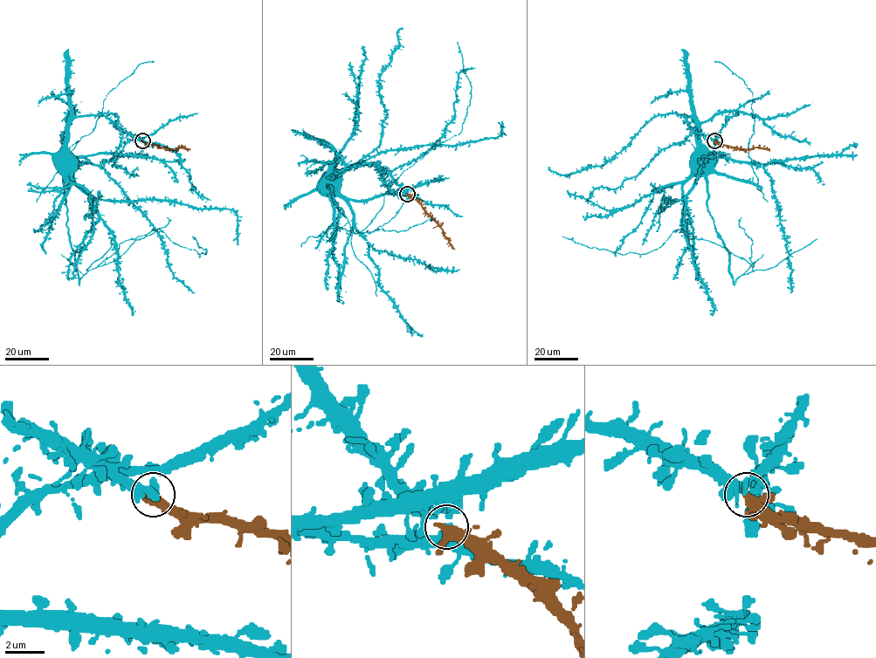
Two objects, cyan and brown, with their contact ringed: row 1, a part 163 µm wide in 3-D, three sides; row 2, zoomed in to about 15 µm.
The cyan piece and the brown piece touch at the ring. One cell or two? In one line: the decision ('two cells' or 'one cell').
one cell

